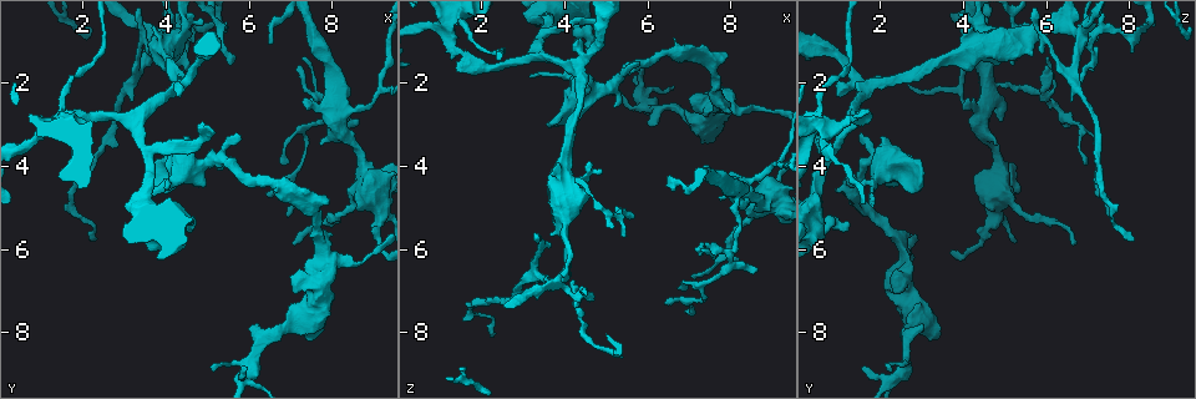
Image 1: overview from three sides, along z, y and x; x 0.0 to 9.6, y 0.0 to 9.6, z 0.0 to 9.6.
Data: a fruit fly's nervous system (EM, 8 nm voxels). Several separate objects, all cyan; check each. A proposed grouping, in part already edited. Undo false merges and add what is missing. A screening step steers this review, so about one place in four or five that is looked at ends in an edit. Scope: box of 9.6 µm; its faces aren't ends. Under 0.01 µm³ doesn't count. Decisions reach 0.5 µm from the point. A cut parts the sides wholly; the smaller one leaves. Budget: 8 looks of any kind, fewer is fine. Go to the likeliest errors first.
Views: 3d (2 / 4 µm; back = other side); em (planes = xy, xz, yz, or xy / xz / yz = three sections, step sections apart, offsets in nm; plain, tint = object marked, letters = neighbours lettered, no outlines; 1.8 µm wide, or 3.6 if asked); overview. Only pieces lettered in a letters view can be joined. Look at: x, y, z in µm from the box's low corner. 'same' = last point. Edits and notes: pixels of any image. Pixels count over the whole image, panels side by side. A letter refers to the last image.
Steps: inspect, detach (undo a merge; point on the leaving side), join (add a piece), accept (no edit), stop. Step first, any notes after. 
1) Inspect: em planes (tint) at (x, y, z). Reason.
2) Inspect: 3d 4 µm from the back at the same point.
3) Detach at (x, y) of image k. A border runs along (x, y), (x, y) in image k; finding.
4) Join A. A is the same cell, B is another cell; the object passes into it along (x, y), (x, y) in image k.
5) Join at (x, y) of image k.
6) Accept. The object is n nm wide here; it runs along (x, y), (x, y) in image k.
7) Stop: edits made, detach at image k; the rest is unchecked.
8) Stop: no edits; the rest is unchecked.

Inspect: 3d 2 µm at (8.15, 2.75, 4.50). Sudden change in width.

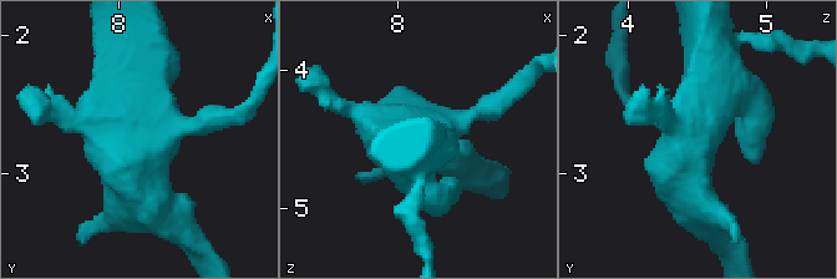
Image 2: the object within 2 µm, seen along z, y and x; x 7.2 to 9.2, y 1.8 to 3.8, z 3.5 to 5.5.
Inspect: em yz step 16 (plain) at (8.14, 2.72, 4.44). Need the tissue.

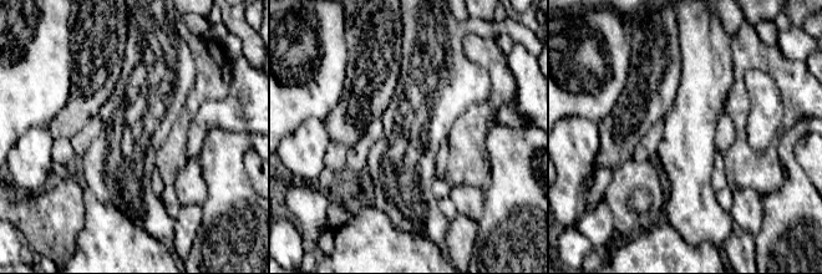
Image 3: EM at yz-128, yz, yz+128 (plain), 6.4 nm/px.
Inspect: em yz step 16 (letters) at the same point. What lies round it.

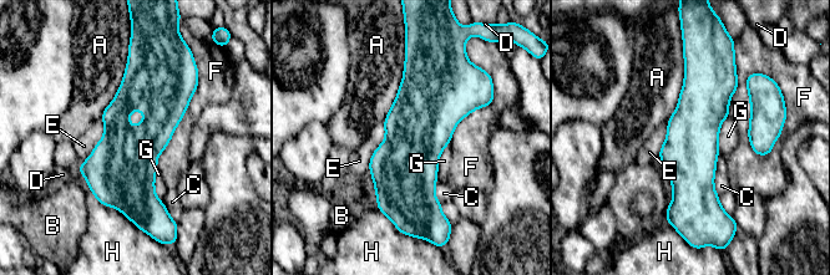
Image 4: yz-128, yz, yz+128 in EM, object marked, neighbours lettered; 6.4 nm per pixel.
Accept. The longest contact is with F, 600 nm; A, B, C, D, E, F, G and H are other cells; a border runs along (101, 117), (104, 135), (79, 167) in image 4; continuous, no second cell.

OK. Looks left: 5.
Inspect: em xy step 4 (tint) at (7.90, 4.80, 1.40). Free end.

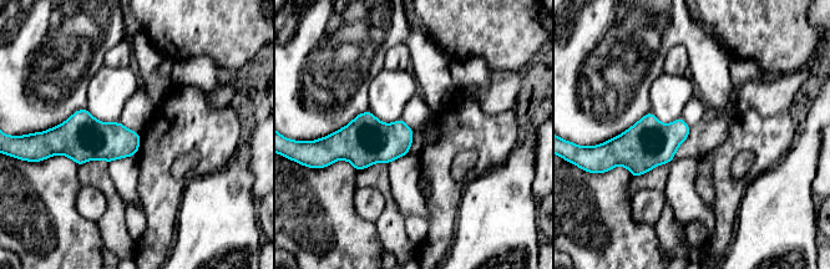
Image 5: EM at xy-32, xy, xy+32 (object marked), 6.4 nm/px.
Inspect: em planes (letters) at the same point.

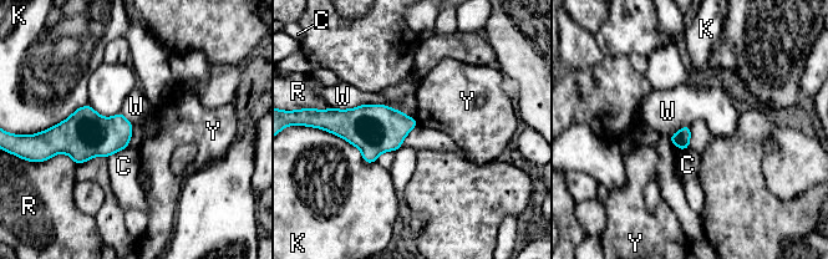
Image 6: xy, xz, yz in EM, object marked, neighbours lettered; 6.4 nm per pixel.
Accept. C, K, R, W and Y are other cells; no lettered piece goes on from it.

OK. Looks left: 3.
Inspect: em planes (letters) at (4.35, 1.35, 7.15). Sharp bend.

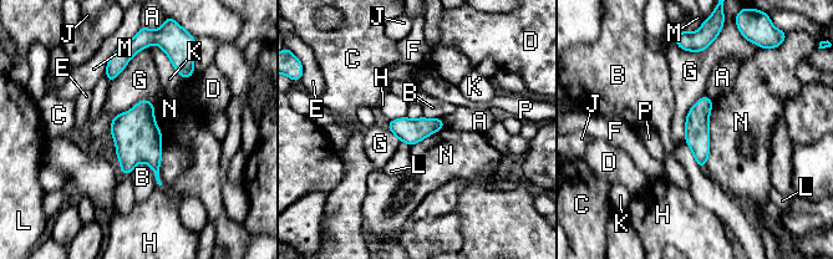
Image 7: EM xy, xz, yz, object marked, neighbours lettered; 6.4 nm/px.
Accept. The object is 160 nm wide here; A, B, C, D, E, F, G, H, J, K, L, M, N and P are other cells; it runs along (705, 100), (700, 111), (702, 163) in image 7; continuous, no second cell.

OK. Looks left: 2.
Stop: no edits; the rest is unchecked.

